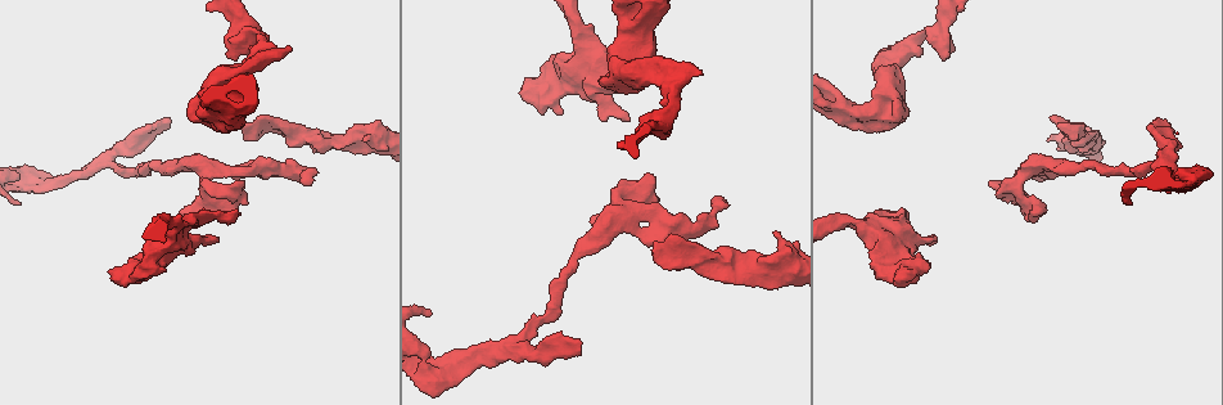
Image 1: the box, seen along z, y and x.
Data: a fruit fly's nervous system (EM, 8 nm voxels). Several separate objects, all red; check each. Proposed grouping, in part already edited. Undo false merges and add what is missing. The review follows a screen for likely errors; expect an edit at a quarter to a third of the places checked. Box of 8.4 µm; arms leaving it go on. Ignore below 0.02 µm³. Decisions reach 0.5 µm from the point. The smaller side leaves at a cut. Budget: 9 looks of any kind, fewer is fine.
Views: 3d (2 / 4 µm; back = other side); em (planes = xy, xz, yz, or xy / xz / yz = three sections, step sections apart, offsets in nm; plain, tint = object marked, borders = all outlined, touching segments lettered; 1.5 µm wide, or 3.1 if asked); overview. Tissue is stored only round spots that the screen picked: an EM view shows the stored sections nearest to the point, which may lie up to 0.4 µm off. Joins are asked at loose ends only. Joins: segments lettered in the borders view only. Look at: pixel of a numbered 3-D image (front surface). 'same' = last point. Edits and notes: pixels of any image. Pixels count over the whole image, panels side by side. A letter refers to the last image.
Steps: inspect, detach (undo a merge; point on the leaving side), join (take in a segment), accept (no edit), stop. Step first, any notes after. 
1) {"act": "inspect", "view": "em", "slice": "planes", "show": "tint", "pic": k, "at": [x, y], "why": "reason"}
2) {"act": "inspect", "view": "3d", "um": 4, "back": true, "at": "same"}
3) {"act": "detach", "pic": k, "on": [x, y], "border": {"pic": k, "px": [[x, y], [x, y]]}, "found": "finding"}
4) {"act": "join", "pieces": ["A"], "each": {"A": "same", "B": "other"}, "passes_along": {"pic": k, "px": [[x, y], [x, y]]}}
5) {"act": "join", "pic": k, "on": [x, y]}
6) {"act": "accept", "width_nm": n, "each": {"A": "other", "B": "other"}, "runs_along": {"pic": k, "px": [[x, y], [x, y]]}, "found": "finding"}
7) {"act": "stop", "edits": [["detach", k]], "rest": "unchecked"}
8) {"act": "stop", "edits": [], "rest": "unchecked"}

{"act": "inspect", "view": "3d", "um": 4, "pic": 1, "at": [777, 232], "why": "free end"}

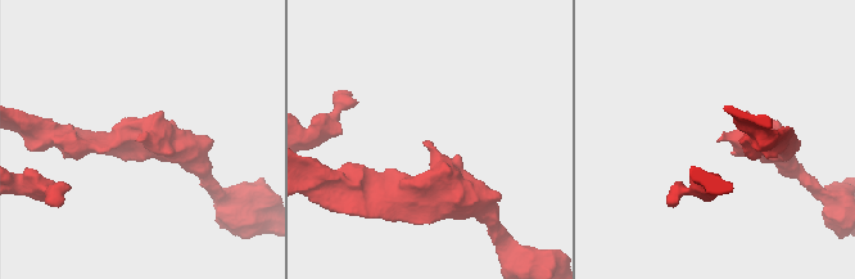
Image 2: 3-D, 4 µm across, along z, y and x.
{"act": "inspect", "view": "em", "slice": "planes", "show": "borders", "pic": 2, "at": [720, 139]}

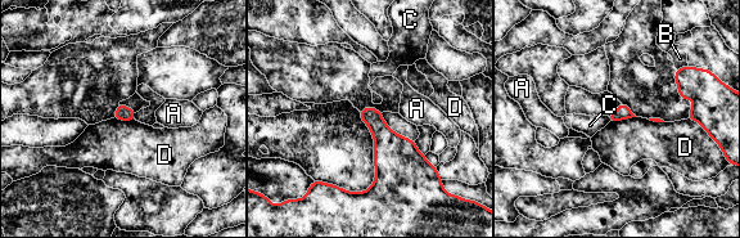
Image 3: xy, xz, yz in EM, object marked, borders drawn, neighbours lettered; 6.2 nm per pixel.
{"act": "accept", "each": {"A": "other", "B": "other", "C": "other", "D": "other"}, "border": {"pic": 3, "px": [[635, 116], [609, 122]]}, "found": "no lettered segment goes on from it"}

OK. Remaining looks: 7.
{"act": "inspect", "view": "em", "slice": "planes", "show": "borders", "pic": 1, "at": [241, 213], "why": "free end"}

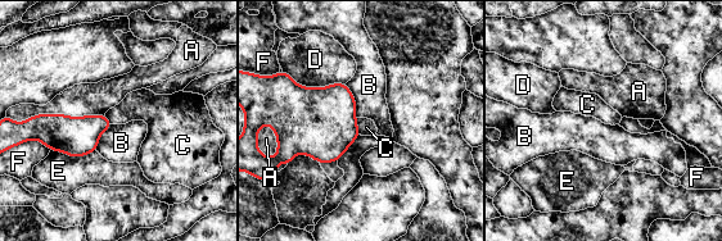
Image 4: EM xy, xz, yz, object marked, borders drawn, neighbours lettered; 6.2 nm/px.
{"act": "accept", "each": {"A": "other", "B": "other", "C": "other", "D": "other", "E": "other", "F": "other"}, "border": {"pic": 4, "px": [[355, 118], [360, 133]]}, "found": "no lettered segment goes on from it"}

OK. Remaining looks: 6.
{"act": "inspect", "view": "em", "slice": "planes", "show": "plain", "pic": 1, "at": [700, 73], "why": "free end"}

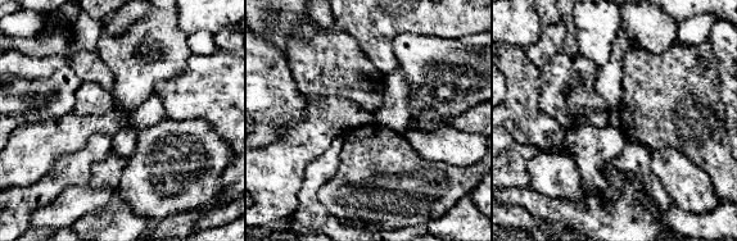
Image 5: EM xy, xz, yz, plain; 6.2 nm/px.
{"act": "inspect", "view": "em", "slice": "planes", "show": "borders", "at": "same", "why": "what lies round it"}

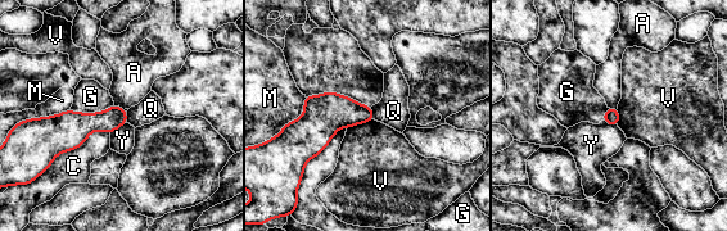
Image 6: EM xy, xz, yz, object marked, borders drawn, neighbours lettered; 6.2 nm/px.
{"act": "accept", "each": {"A": "other", "C": "other", "G": "other", "M": "other", "Q": "other", "V": "other", "Y": "other"}, "border": {"pic": 6, "px": [[374, 119], [355, 123], [347, 128]]}, "found": "none of them fits"}

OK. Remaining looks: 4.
{"act": "inspect", "view": "em", "slice": "xz", "step": 4, "show": "tint", "pic": 1, "at": [429, 315], "why": "thin end"}

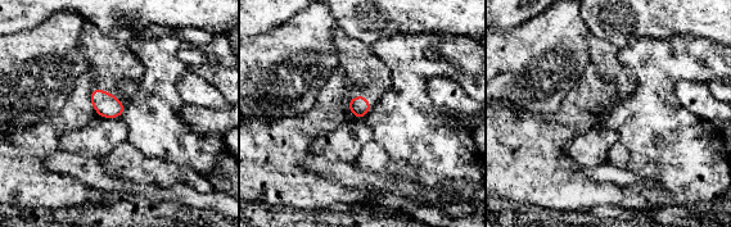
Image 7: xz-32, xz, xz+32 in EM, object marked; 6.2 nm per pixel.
{"act": "inspect", "view": "em", "slice": "planes", "show": "borders", "at": "same"}

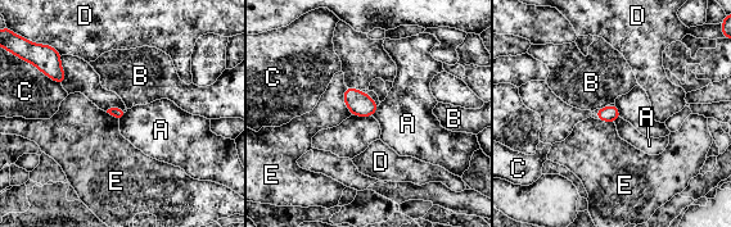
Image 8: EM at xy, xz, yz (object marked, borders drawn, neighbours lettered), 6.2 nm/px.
{"act": "accept", "longest_contact_nm": ["E", 180], "each": {"A": "other", "B": "other", "C": "other", "D": "other", "E": "other"}, "border": {"pic": 8, "px": [[126, 112], [118, 119]]}, "found": "none of them fits"}

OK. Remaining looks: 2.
{"act": "stop", "edits": [], "rest": "unchecked"}

